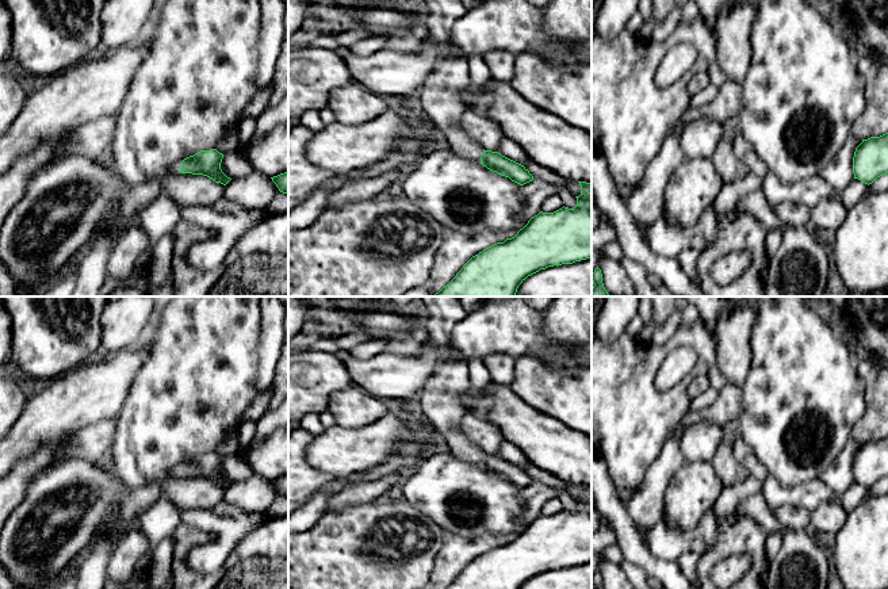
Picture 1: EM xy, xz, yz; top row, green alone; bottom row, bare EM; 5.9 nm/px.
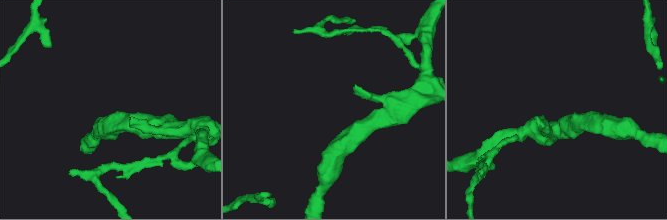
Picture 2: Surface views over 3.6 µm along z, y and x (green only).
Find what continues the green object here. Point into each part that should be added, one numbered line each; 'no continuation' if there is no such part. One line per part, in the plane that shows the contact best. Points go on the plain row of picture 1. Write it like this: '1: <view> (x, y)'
1: xz (441, 406)

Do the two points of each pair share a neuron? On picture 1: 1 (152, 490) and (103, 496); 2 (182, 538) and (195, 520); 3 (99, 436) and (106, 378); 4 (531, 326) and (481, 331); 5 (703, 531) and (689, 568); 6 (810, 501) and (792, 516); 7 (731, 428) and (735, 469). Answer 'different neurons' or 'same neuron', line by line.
1: same neuron
2: different neurons
3: different neurons
4: same neuron
5: different neurons
6: different neurons
7: same neuron

